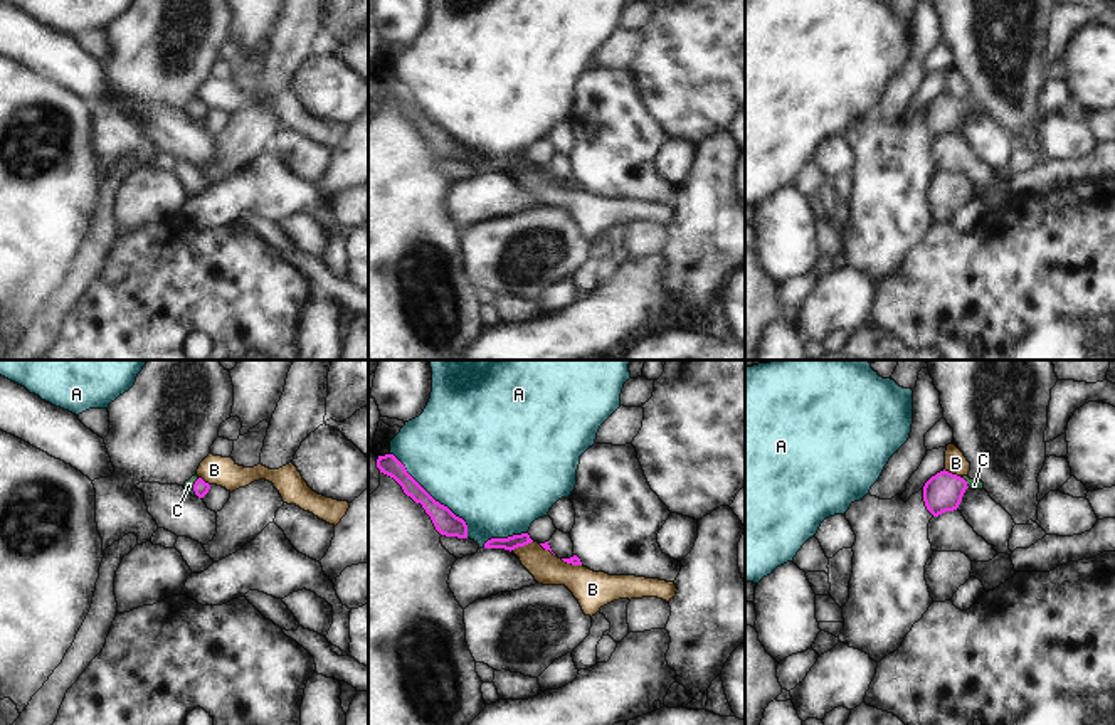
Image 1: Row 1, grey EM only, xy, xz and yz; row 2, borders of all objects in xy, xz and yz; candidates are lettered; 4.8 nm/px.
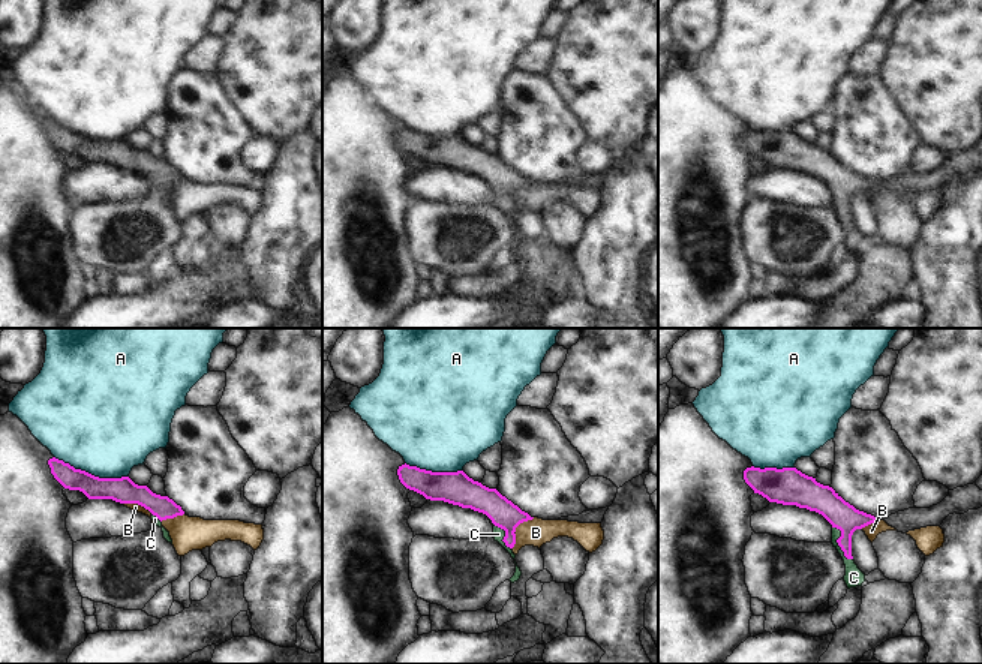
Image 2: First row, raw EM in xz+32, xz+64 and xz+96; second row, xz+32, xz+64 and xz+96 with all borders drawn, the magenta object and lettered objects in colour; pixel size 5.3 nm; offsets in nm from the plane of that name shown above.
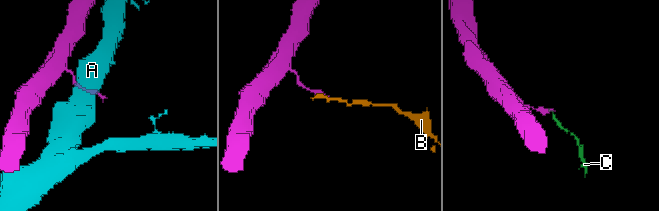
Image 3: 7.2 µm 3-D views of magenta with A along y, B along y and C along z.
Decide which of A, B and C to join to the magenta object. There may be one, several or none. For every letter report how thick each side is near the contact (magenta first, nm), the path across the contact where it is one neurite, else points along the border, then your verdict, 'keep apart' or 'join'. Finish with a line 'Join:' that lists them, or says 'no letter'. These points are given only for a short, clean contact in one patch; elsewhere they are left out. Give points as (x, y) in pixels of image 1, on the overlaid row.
A: calibres 110 and 500 nm; keep apart
B: calibres 70 and 150 nm; keep apart
C: calibres 180 and 50 nm; way yz (944, 492), (966, 481), (974, 485); join
Join: C

